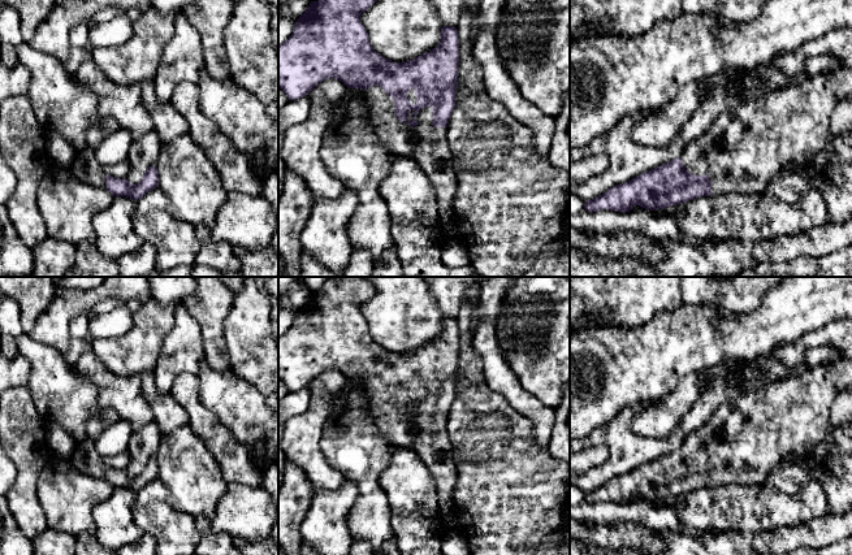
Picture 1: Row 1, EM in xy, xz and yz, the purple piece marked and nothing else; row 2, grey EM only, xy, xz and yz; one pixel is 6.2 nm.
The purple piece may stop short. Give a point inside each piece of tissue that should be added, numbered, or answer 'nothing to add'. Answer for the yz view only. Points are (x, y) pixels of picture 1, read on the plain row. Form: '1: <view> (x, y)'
1: yz (745, 437)

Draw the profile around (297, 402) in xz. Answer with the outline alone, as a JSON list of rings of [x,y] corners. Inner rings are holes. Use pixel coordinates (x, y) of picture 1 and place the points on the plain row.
[[[306,386],[300,390],[289,391],[278,400],[278,490],[284,481],[284,468],[286,461],[286,455],[281,445],[285,424],[291,417],[303,413],[308,408],[310,398],[310,387]]]

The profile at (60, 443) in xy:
[[[47,424],[46,442],[49,456],[66,460],[72,460],[73,452],[78,446],[77,441],[57,424]]]

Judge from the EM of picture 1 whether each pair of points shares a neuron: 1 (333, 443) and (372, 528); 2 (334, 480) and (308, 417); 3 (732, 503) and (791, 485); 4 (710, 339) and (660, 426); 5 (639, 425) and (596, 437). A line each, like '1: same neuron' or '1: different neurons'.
1: same neuron
2: same neuron
3: different neurons
4: different neurons
5: different neurons

